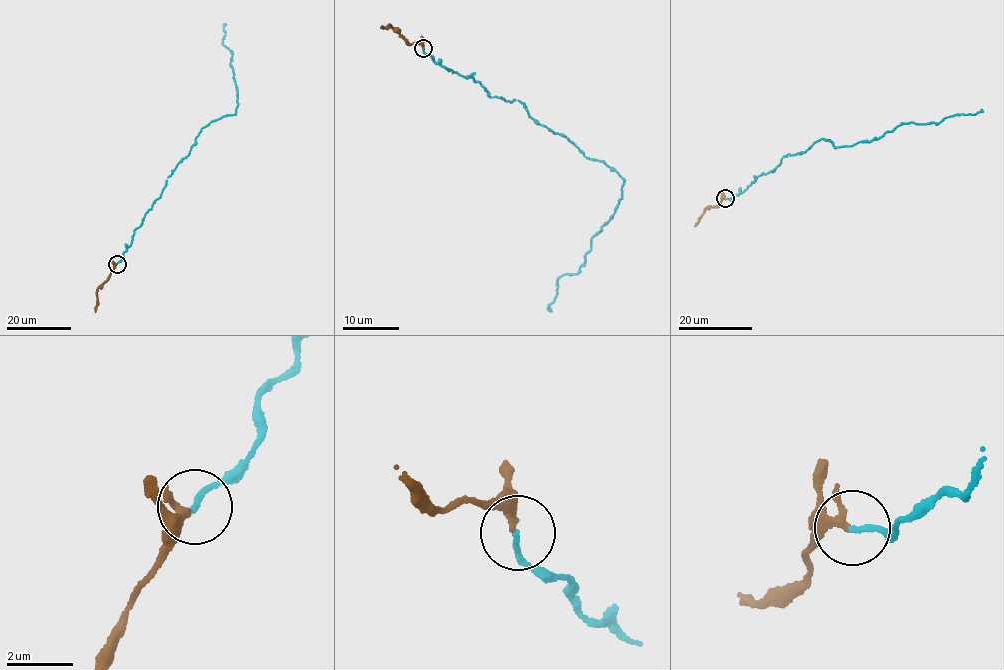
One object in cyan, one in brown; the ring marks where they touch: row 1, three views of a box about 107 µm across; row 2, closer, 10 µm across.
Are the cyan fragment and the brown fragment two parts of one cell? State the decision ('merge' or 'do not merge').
merge

